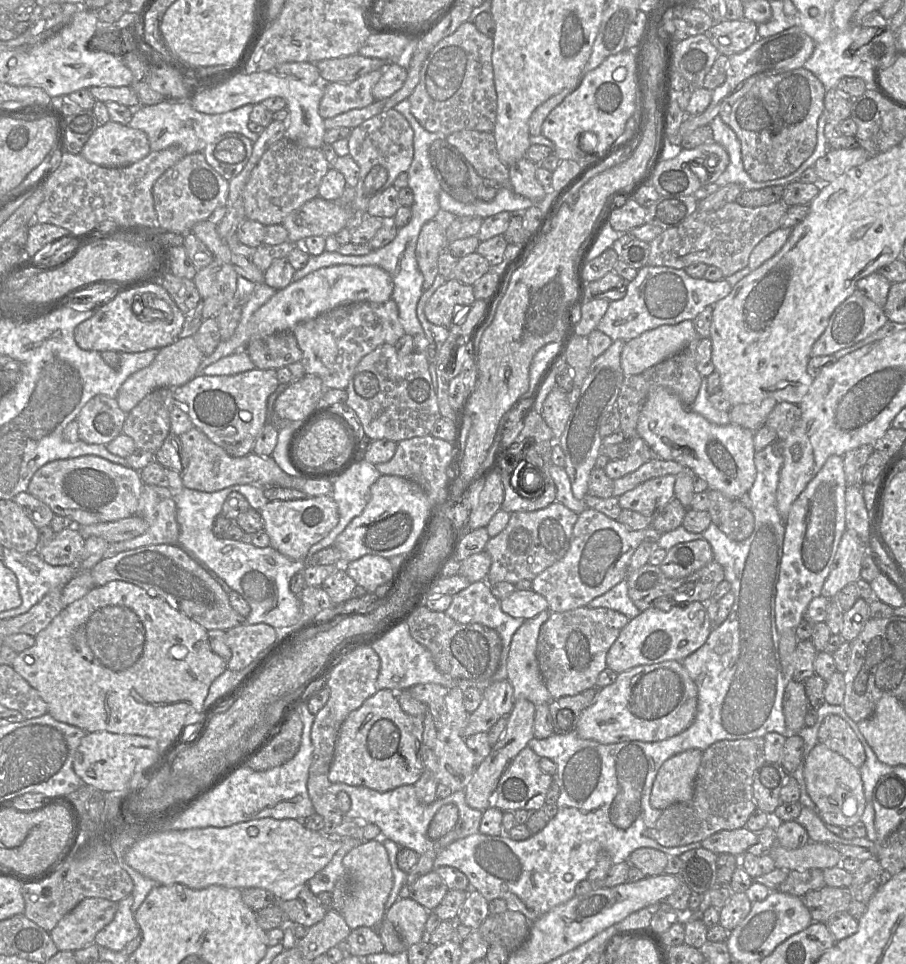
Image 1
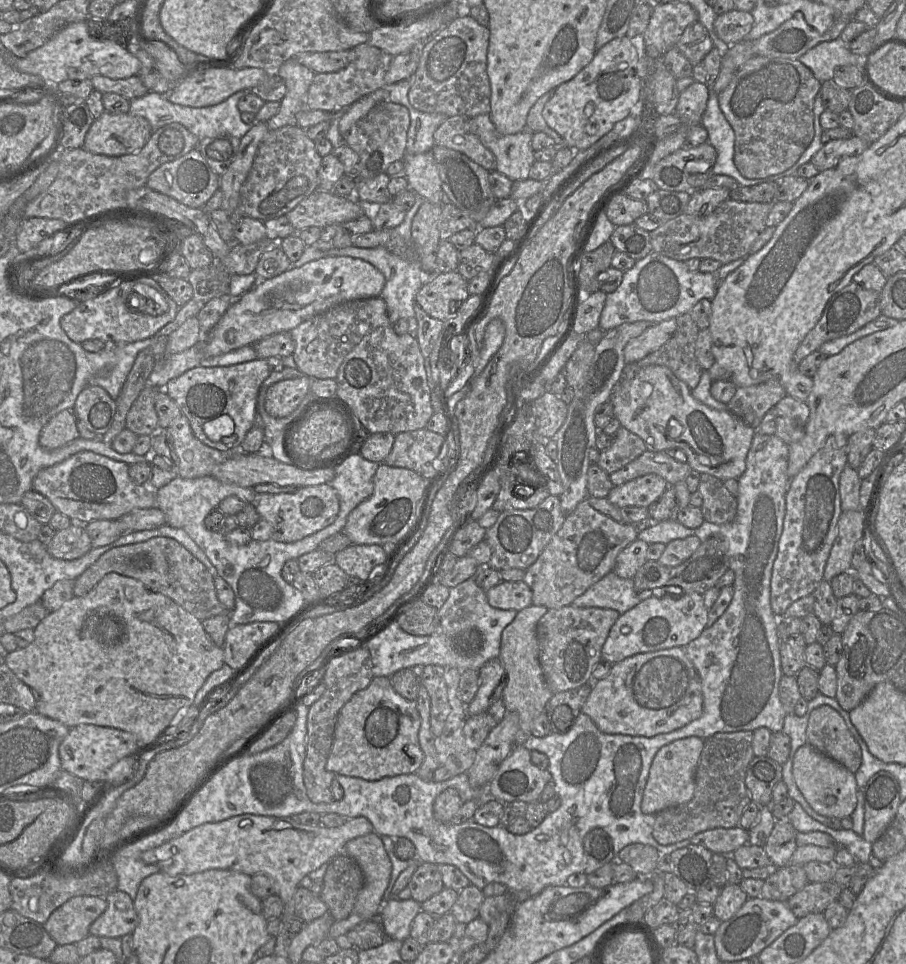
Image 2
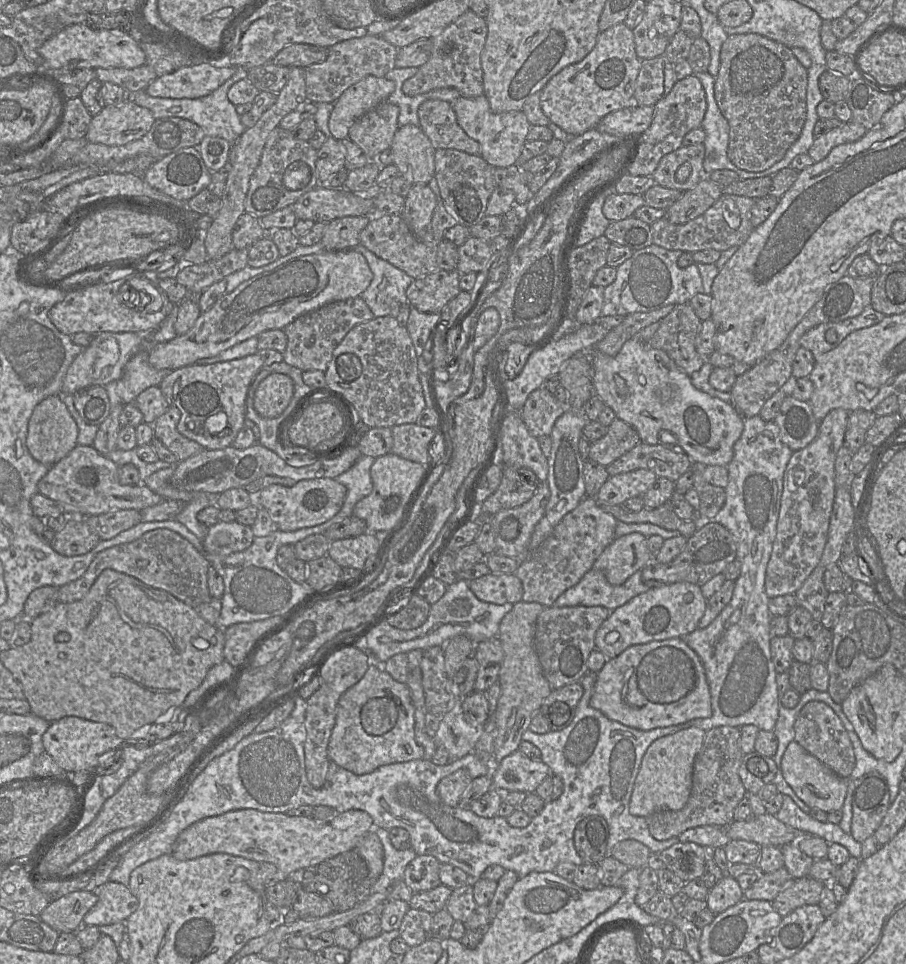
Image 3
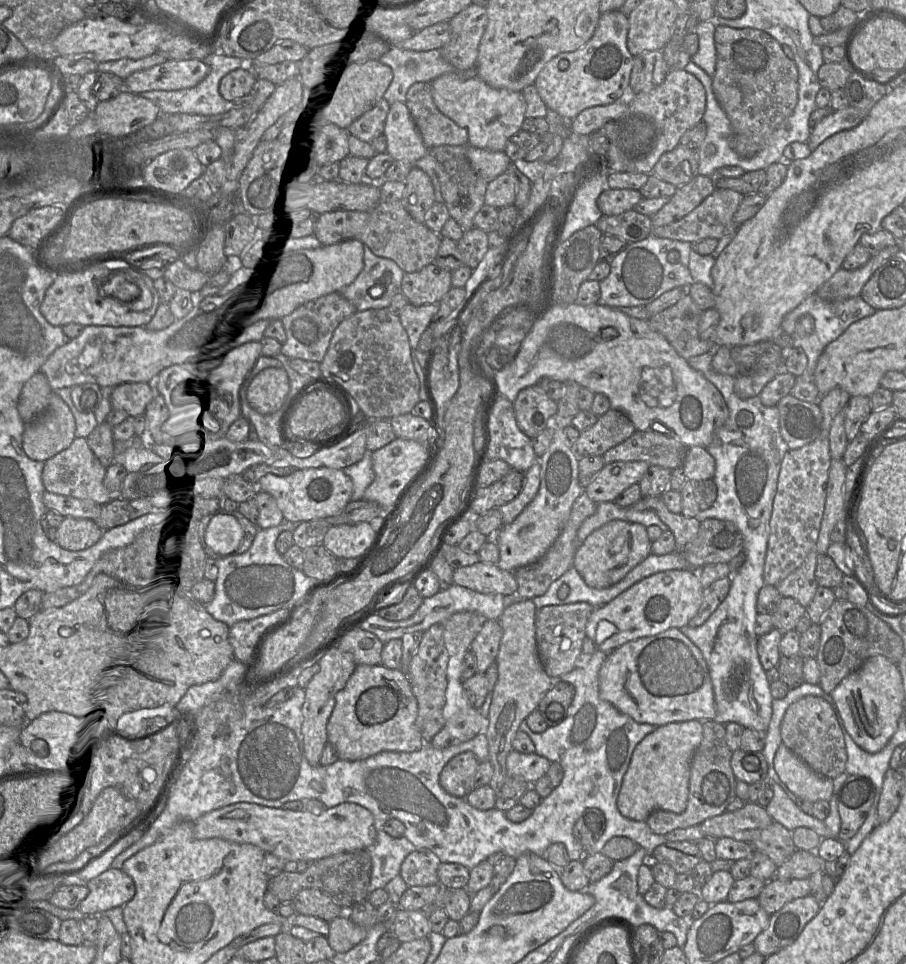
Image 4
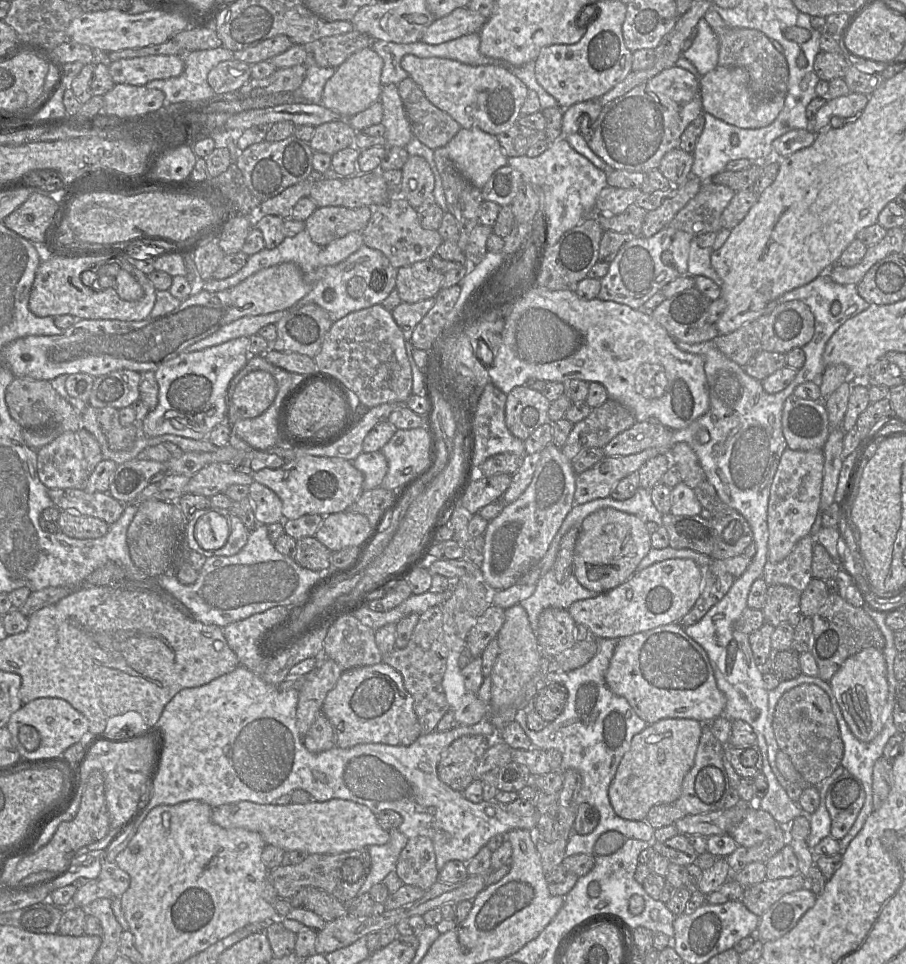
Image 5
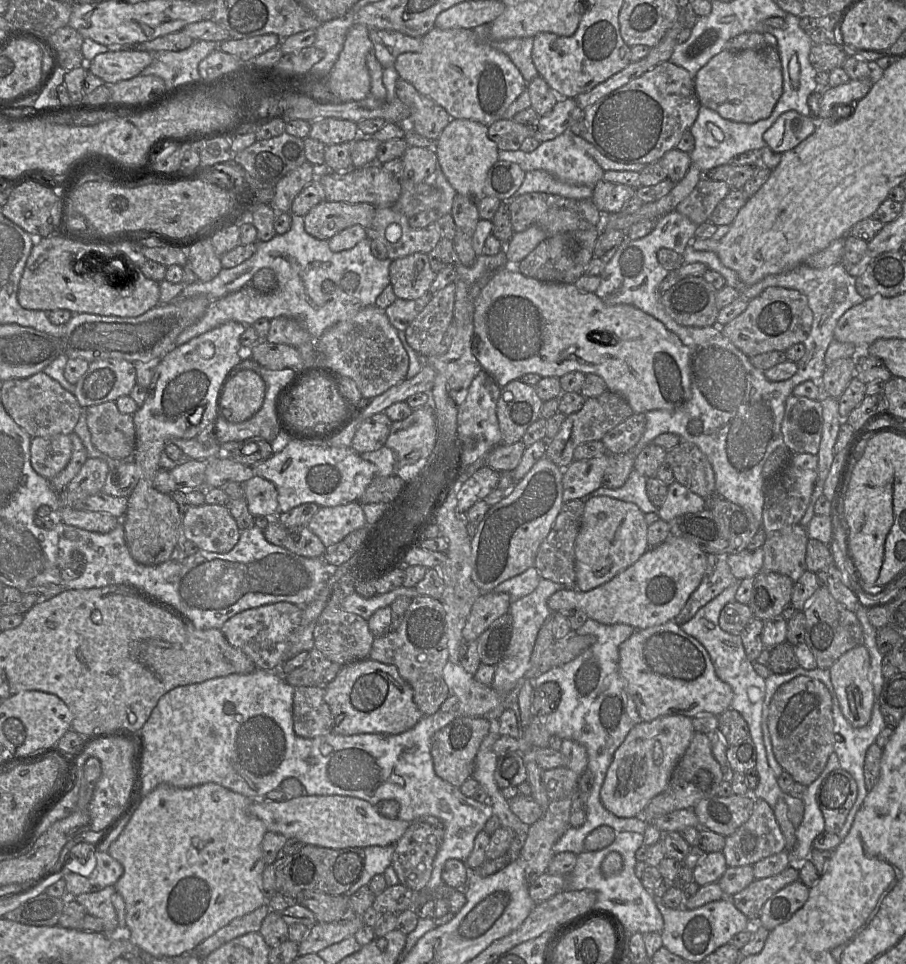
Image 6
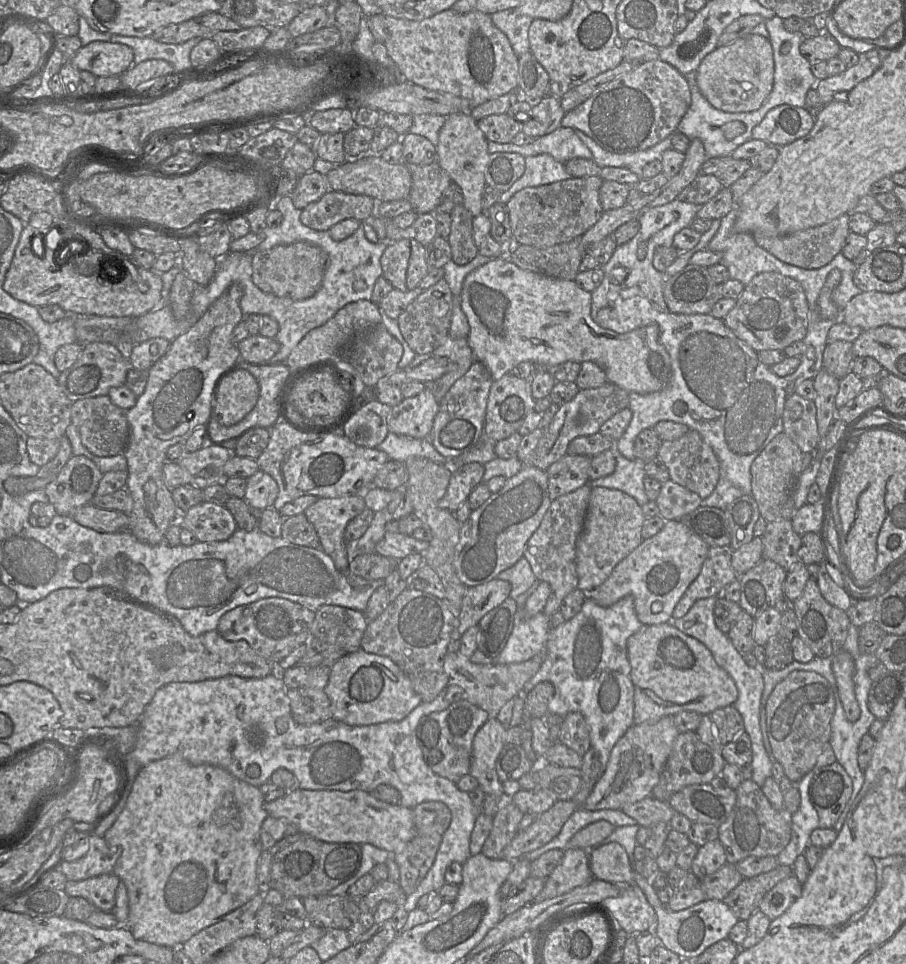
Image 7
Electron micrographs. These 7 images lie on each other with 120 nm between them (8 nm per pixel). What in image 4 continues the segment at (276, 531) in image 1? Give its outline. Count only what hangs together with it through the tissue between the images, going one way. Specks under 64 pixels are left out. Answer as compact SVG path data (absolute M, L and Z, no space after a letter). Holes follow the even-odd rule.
M305 468L296 469L287 476L266 474L258 481L257 491L264 491L275 499L284 522L300 523L340 513L351 501L353 482L342 469Z

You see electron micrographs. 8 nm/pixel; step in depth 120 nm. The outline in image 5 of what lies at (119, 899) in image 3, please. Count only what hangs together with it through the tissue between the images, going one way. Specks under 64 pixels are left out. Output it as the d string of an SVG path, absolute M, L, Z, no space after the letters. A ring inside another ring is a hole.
M103 861L101 871L95 879L78 878L73 885L76 888L71 904L87 908L93 901L100 898L120 898L129 888L130 877L116 863Z

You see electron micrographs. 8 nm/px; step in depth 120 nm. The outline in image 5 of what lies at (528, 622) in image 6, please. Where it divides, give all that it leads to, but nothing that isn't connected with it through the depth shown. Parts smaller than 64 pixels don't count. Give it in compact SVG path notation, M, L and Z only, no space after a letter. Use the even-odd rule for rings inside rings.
M551 569L538 580L534 593L519 604L527 612L534 632L539 615L544 609L550 607L568 609L575 601L594 598L599 594L584 588L574 575L570 575L563 583L558 583L554 571Z

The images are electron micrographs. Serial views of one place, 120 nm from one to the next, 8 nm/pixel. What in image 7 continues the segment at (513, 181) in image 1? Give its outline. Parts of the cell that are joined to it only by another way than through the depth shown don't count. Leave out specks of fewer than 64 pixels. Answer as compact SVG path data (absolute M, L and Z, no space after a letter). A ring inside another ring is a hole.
M450 8L421 21L386 16L386 26L384 45L399 71L400 81L465 98L470 109L518 89L518 56L507 36L493 24L491 15L479 11L461 14Z

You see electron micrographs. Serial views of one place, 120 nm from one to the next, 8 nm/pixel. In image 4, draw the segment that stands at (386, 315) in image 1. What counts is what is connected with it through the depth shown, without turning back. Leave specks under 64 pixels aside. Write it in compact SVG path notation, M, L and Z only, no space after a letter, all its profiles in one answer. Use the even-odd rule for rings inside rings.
M330 293L301 305L280 323L286 334L281 355L289 359L322 362L335 329L355 312L357 312L355 306L340 293Z

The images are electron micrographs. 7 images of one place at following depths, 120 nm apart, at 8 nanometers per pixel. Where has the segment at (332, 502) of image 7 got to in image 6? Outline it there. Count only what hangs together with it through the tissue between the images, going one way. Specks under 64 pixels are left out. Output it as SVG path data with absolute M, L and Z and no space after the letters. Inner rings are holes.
M353 501L344 505L320 507L307 526L325 547L329 547L367 525L362 504Z

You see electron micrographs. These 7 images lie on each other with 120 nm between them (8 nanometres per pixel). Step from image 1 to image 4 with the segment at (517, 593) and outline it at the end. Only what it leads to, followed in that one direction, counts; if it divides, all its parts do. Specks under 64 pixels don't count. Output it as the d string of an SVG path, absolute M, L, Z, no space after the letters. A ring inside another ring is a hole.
M477 562L473 565L454 569L453 582L484 594L514 594L517 581L513 572L500 569L495 564Z

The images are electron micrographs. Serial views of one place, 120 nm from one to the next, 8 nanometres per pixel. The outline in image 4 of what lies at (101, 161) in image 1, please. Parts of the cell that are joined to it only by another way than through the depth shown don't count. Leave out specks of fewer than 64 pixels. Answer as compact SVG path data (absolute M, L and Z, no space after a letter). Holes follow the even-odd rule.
M123 91L110 100L98 101L94 120L98 133L121 138L150 125L159 115L160 109L152 101L130 91Z

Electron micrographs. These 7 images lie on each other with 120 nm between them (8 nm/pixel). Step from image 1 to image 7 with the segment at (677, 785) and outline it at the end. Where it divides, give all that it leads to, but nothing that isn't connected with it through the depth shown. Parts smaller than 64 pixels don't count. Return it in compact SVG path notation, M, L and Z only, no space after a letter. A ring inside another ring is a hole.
M665 716L655 722L632 725L625 732L614 745L605 770L581 808L591 811L621 810L627 804L652 796L652 790L659 782L674 741L680 734L672 716Z

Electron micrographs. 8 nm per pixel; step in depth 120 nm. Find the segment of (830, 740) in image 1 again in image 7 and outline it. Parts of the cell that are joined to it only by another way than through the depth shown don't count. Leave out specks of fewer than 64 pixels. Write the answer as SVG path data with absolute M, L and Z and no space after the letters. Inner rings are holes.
M795 670L771 692L766 703L767 735L776 761L793 783L816 766L830 739L834 710L835 697L831 684L817 672Z

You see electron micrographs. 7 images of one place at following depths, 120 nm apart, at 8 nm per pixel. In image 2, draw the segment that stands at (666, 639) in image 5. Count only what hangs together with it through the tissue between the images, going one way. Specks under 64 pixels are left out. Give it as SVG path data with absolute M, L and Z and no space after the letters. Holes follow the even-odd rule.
M685 647L639 653L612 664L604 678L595 681L581 711L606 734L653 737L672 732L698 719L703 713L703 694L699 675L685 653Z

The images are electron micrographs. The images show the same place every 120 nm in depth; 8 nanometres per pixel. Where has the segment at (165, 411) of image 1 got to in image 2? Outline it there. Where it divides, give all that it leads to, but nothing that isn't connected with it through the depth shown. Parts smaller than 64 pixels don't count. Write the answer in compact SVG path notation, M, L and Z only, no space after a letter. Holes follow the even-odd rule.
M146 387L132 404L126 417L126 428L137 436L152 436L155 430L158 431L159 421L155 399L161 391L164 391L164 388Z

